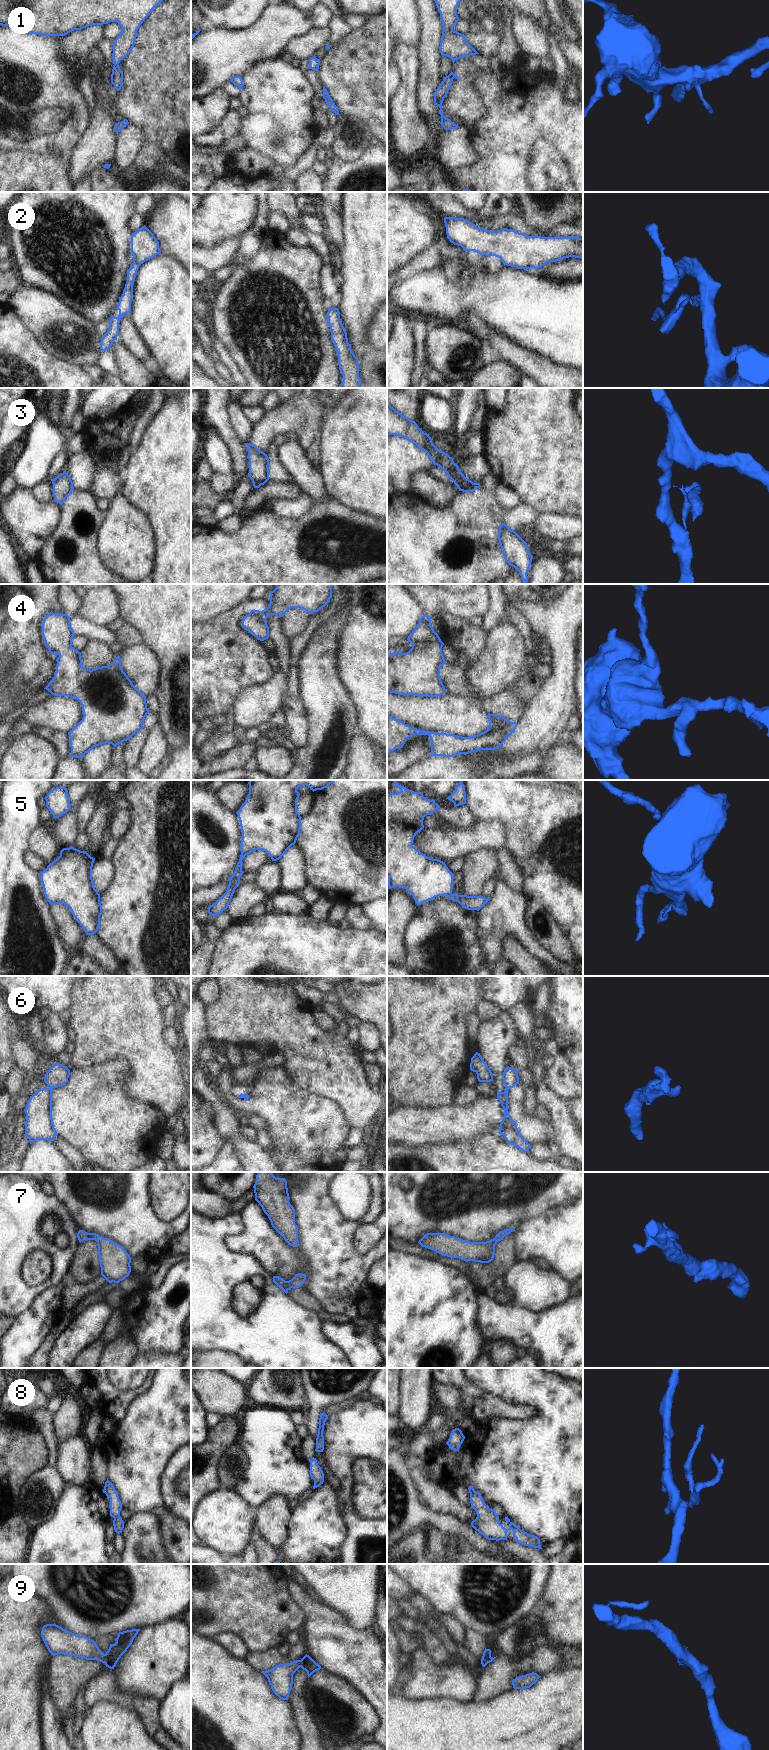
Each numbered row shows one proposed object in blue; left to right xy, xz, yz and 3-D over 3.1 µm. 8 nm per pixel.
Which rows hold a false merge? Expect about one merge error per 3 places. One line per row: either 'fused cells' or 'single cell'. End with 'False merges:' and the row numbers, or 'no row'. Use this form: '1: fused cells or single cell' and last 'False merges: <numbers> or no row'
1: single cell
2: single cell
3: fused cells
4: single cell
5: single cell
6: fused cells
7: single cell
8: single cell
9: fused cells
False merges: 3, 6, 9

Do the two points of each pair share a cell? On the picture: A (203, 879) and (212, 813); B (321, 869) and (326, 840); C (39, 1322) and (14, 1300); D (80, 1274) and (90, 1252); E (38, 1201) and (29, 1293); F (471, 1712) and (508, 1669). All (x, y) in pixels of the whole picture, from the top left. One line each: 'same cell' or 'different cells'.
A: same cell
B: same cell
C: different cells
D: same cell
E: same cell
F: different cells

